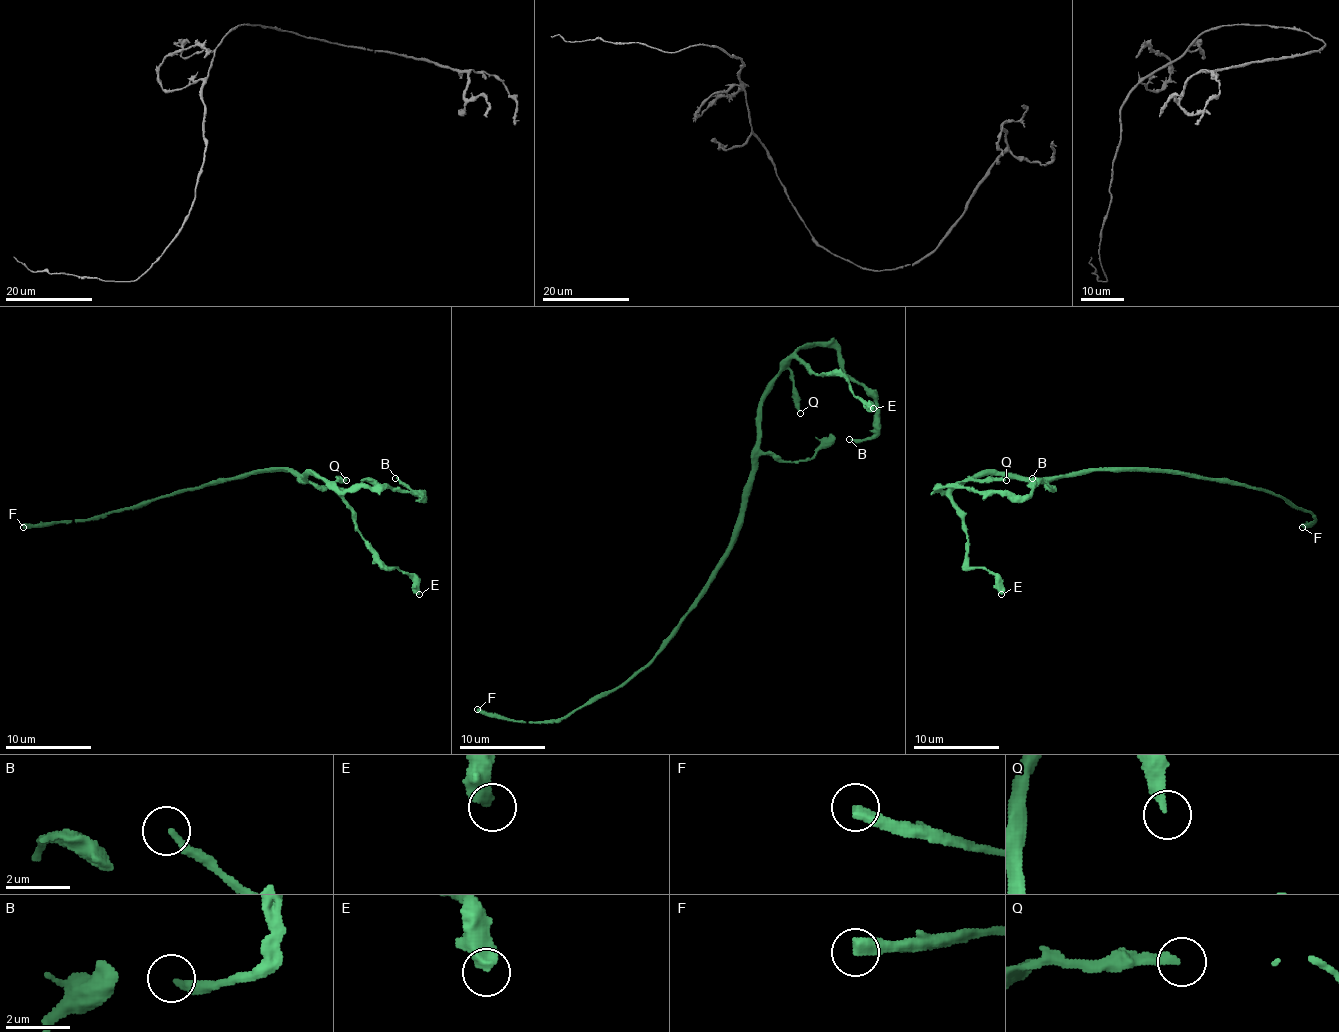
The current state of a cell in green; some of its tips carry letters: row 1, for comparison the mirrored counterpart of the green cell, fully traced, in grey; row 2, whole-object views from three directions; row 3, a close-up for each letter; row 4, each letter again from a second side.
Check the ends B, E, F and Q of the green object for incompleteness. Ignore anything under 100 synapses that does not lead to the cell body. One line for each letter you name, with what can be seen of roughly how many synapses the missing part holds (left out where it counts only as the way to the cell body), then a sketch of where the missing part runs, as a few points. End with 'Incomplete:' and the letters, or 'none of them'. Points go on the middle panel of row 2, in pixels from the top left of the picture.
F: Roughly 250 synapses
Incomplete: F

